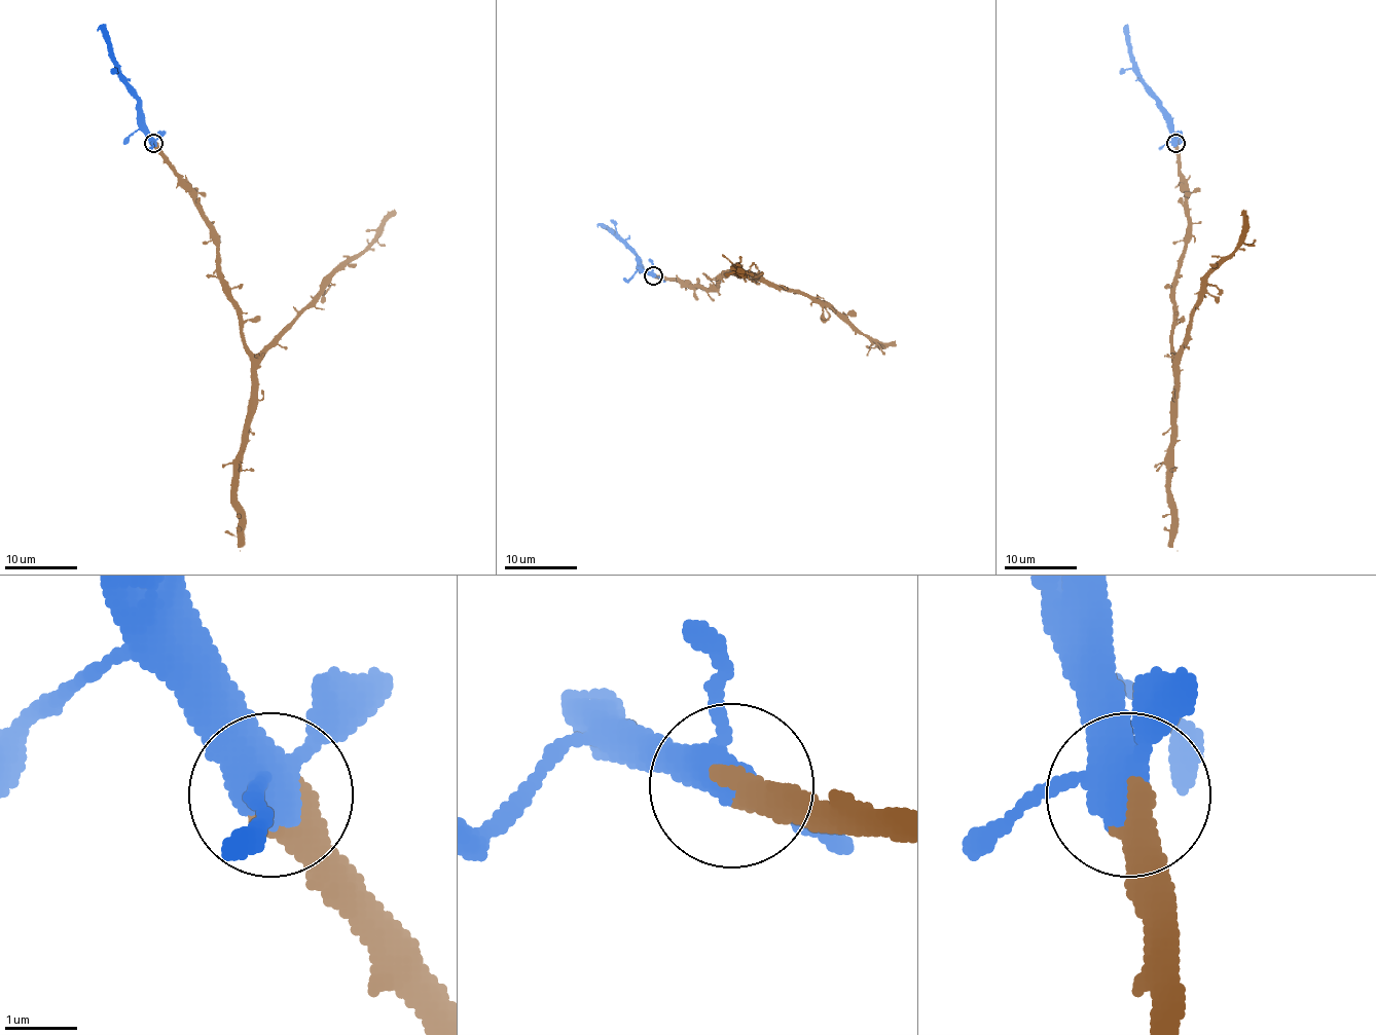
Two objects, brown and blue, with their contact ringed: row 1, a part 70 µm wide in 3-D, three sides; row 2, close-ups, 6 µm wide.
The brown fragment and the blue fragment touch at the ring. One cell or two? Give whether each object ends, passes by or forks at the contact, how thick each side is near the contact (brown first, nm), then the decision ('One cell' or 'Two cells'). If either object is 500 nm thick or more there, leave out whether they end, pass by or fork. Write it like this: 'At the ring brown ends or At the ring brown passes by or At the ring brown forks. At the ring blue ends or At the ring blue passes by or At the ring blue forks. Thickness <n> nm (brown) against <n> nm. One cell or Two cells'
At the ring brown ends. At the ring blue forks. Thickness 460 nm (brown) against 400 nm. One cell

